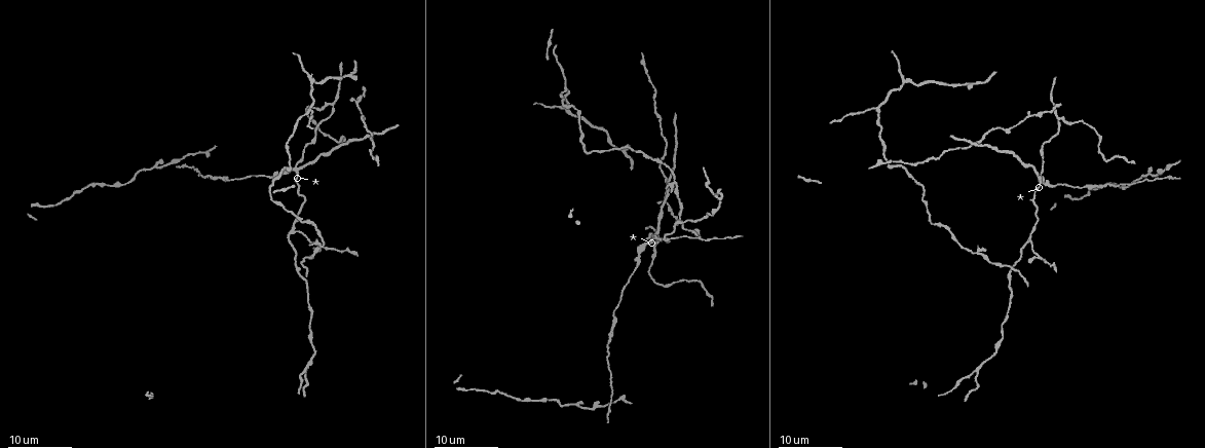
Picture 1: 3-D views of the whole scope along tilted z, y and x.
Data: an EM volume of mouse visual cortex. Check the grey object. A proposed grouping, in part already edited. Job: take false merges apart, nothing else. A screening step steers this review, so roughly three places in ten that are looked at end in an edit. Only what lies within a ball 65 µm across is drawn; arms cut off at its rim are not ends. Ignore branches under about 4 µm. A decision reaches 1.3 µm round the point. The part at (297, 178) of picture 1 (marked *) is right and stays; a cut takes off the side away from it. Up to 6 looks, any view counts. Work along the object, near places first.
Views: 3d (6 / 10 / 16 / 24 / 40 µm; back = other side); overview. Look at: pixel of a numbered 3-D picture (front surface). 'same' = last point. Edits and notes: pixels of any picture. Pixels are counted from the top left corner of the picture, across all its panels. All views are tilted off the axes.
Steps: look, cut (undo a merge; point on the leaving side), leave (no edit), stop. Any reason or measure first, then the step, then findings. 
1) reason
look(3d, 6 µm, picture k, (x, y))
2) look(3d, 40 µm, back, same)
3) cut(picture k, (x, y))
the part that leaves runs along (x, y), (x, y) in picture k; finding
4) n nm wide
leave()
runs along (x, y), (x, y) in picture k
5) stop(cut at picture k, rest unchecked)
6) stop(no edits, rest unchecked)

arms part here
look(3d, 24 µm, picture 1, (1059, 118))

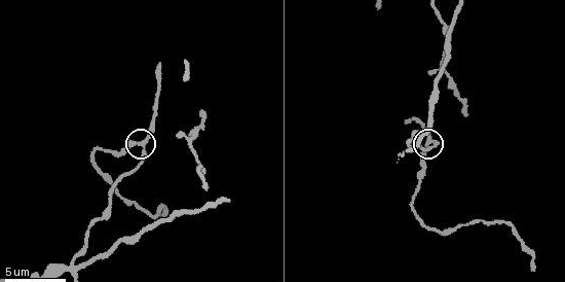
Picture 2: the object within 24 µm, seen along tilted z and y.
zoom in
look(3d, 6 µm, picture 2, (427, 141))

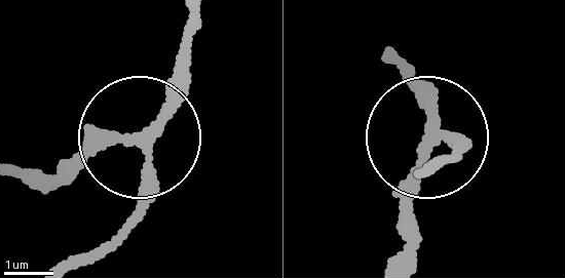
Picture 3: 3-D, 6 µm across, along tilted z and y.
3 arms
leave()
one neuron here

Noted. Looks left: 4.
branch point
look(3d, 24 µm, picture 1, (308, 112))

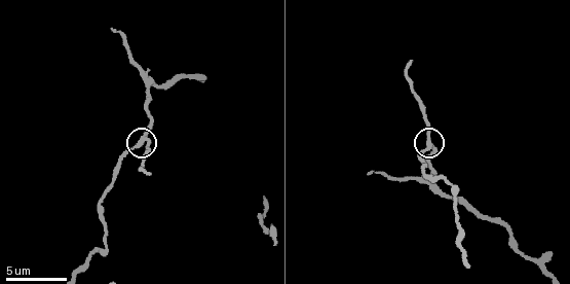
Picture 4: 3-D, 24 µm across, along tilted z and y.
look(3d, 10 µm, picture 4, (145, 137))

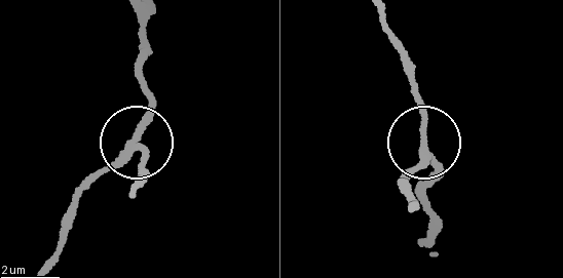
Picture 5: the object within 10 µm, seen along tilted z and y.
240 nm wide
leave()
runs along (46, 266), (85, 186), (136, 144), (149, 171) in picture 5; one neuron here

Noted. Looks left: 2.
two arms in line, one across
look(3d, 24 µm, picture 1, (294, 260))

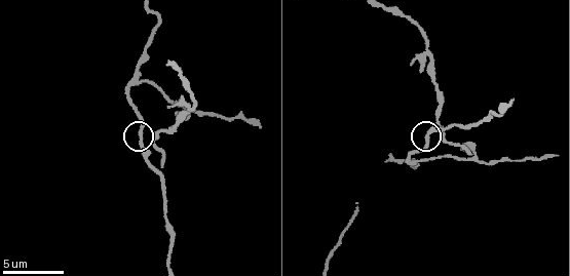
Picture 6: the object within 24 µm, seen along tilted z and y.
zoom in
look(3d, 6 µm, picture 6, (140, 135))

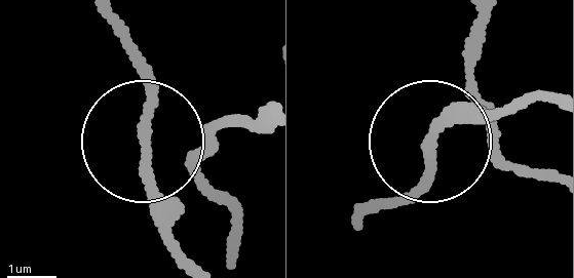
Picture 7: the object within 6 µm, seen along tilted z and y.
leave()
runs along (110, 25), (148, 87), (145, 152), (168, 247) in picture 7; all the same neuron

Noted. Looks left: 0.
stop(no edits, rest unchecked)

